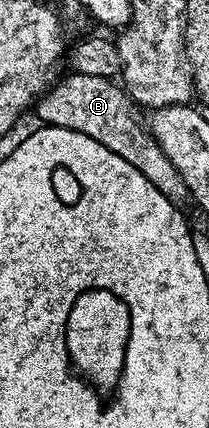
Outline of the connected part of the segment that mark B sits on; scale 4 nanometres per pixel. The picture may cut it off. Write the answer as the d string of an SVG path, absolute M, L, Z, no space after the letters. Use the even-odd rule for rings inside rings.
M67 72L38 98L37 109L43 126L55 125L80 131L88 135L88 139L104 143L108 151L116 151L120 159L128 159L128 163L132 163L132 167L136 167L136 171L140 171L144 179L148 179L148 183L152 183L152 187L160 190L168 200L175 203L187 200L186 184L180 179L180 171L172 159L160 151L160 143L156 143L143 118L142 121L138 118L139 110L117 80Z

